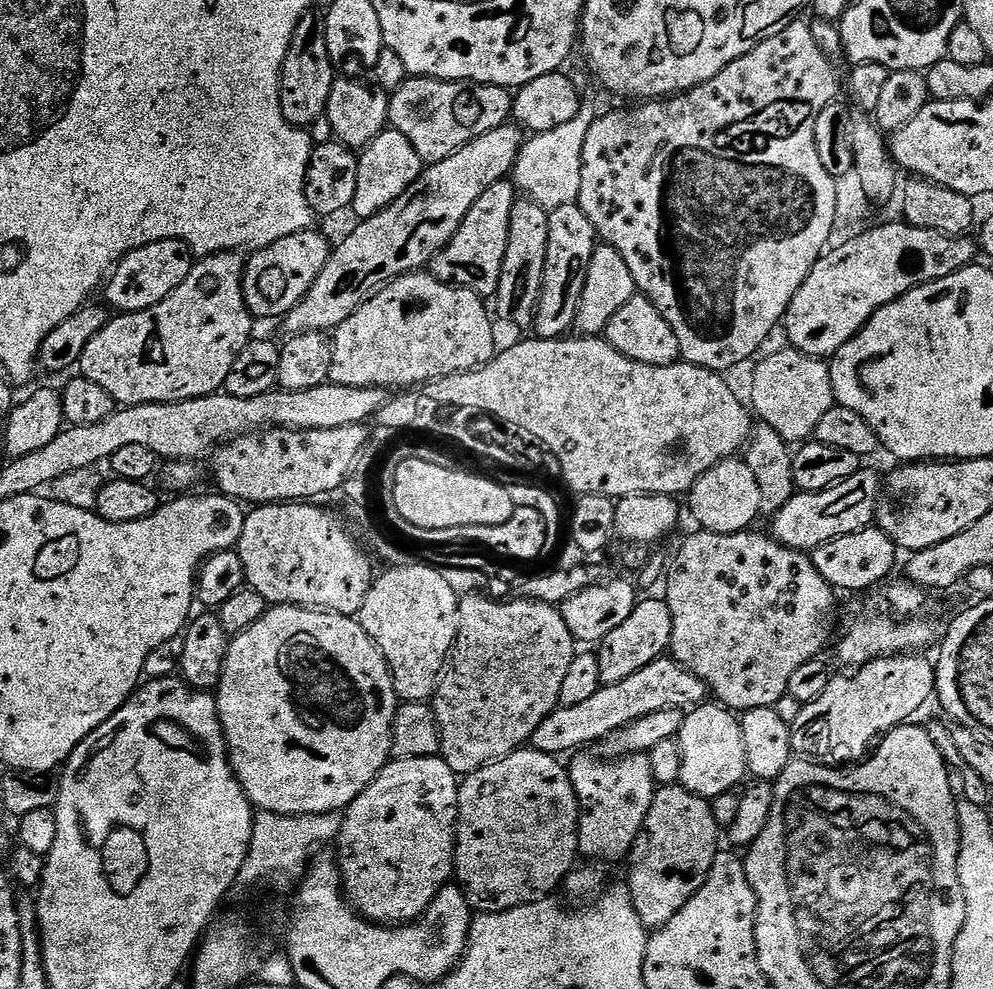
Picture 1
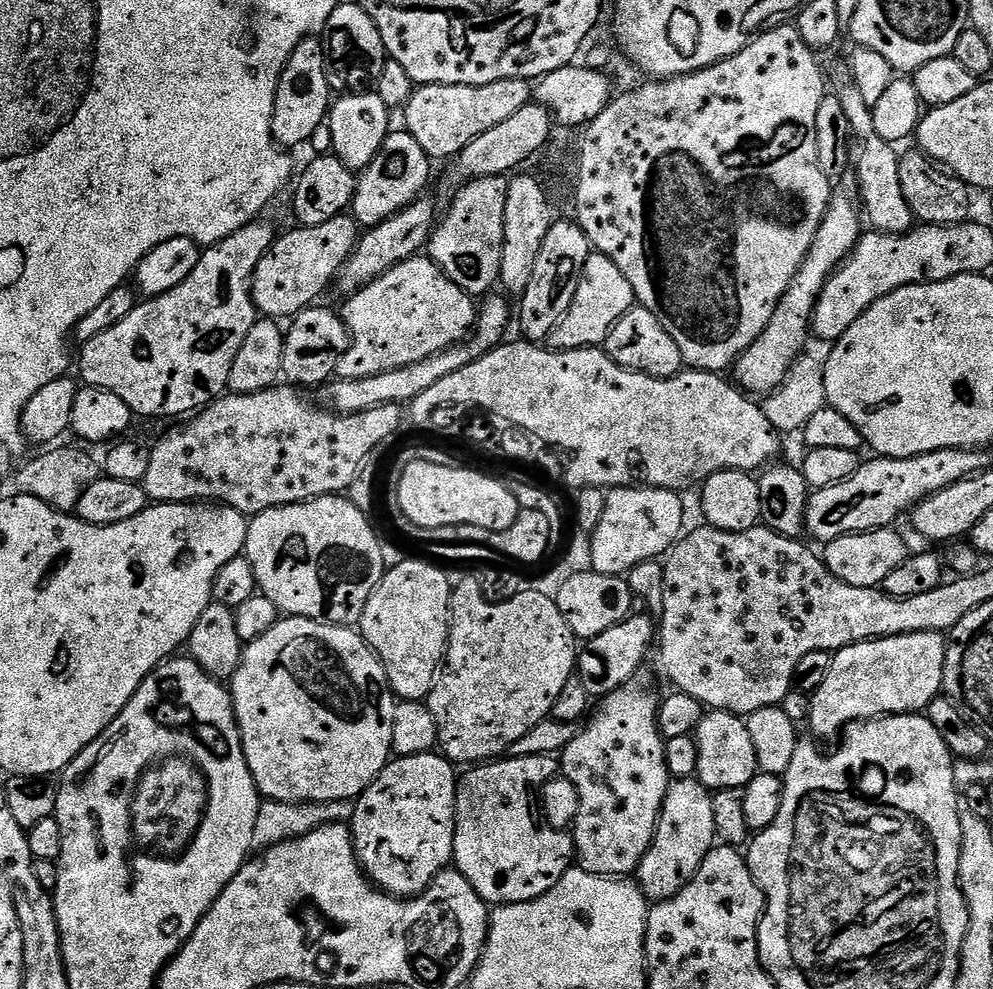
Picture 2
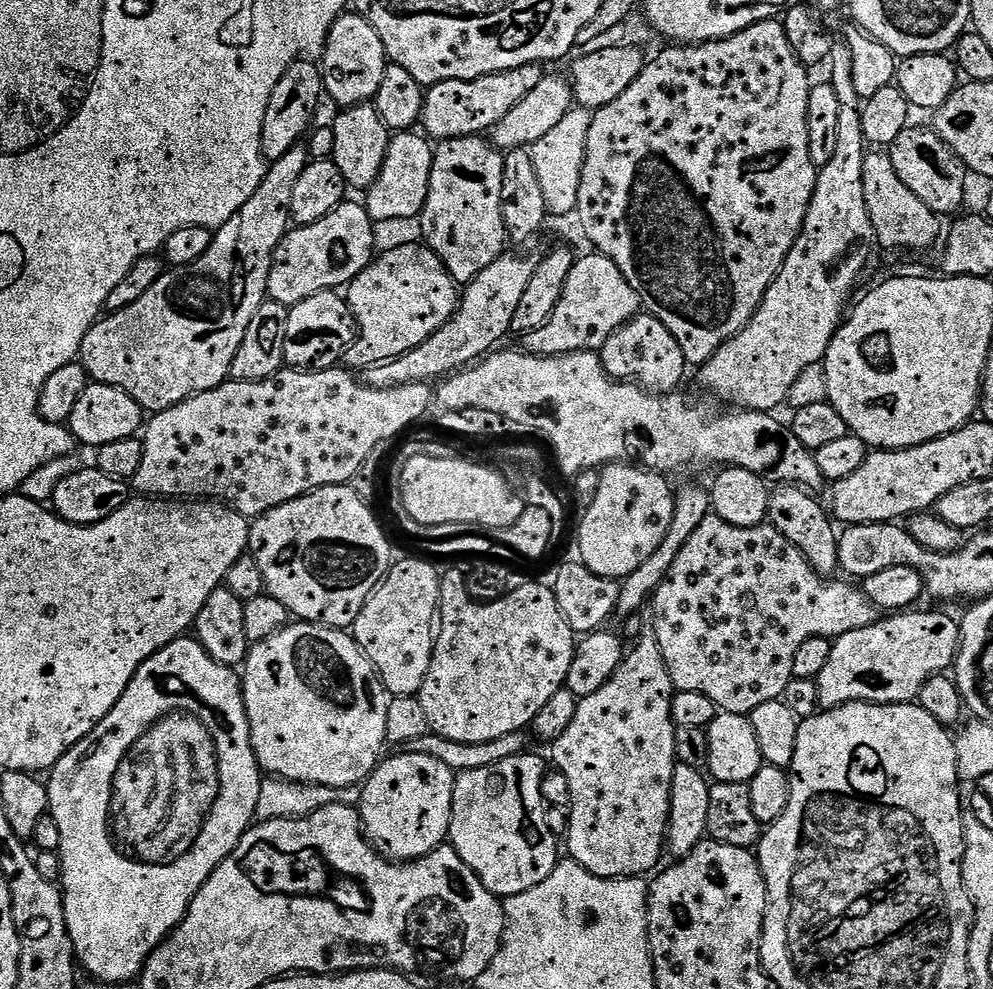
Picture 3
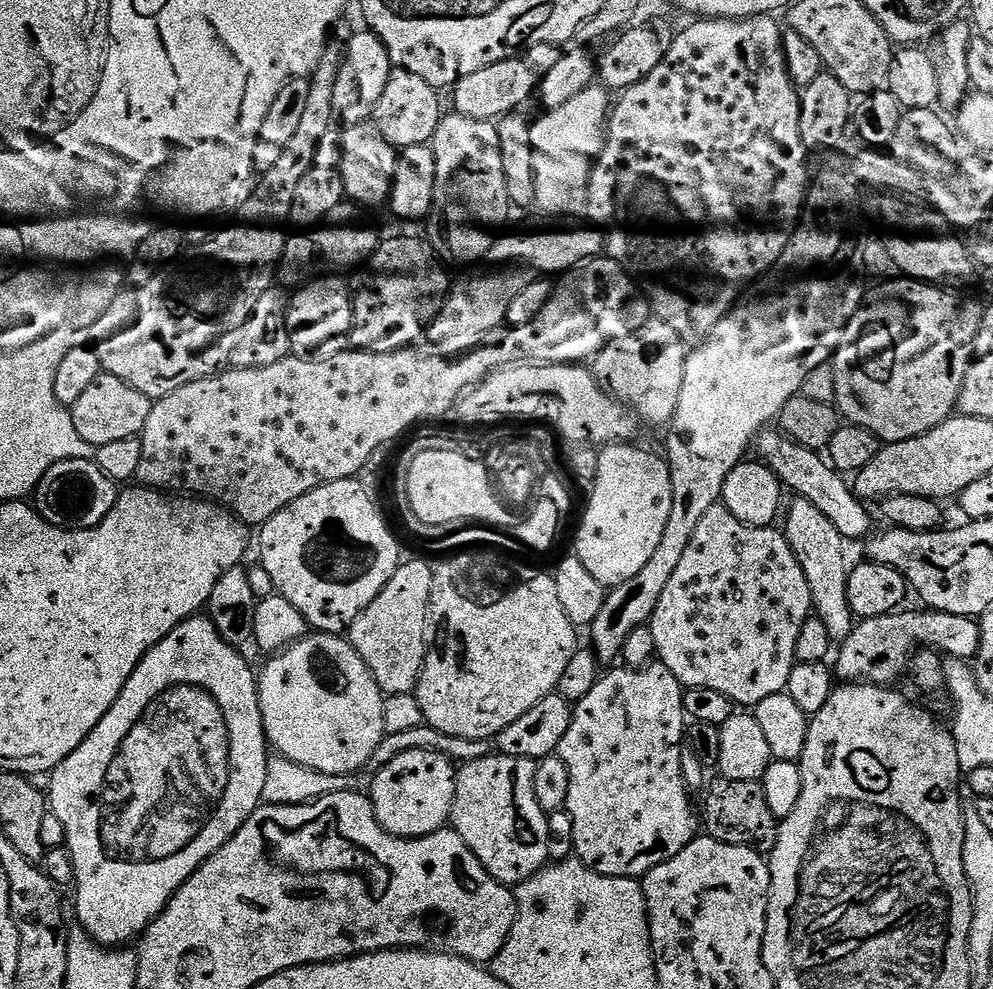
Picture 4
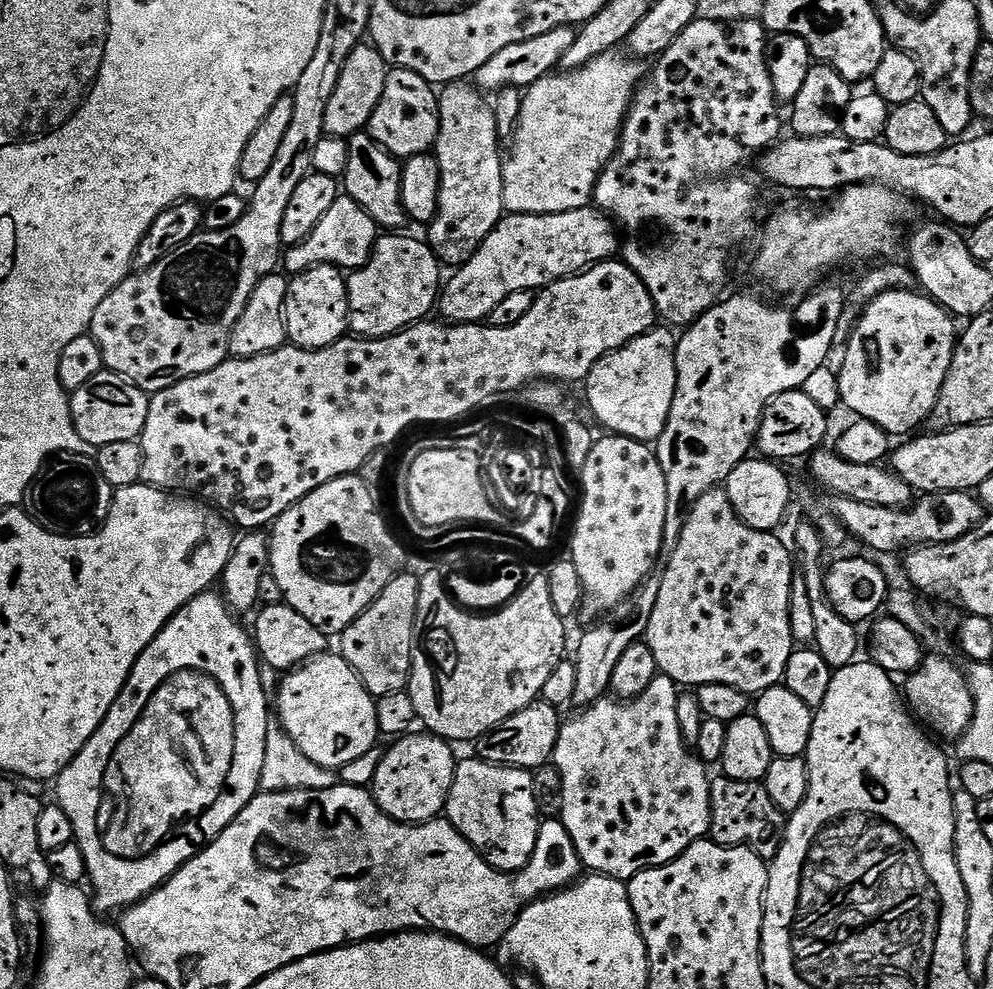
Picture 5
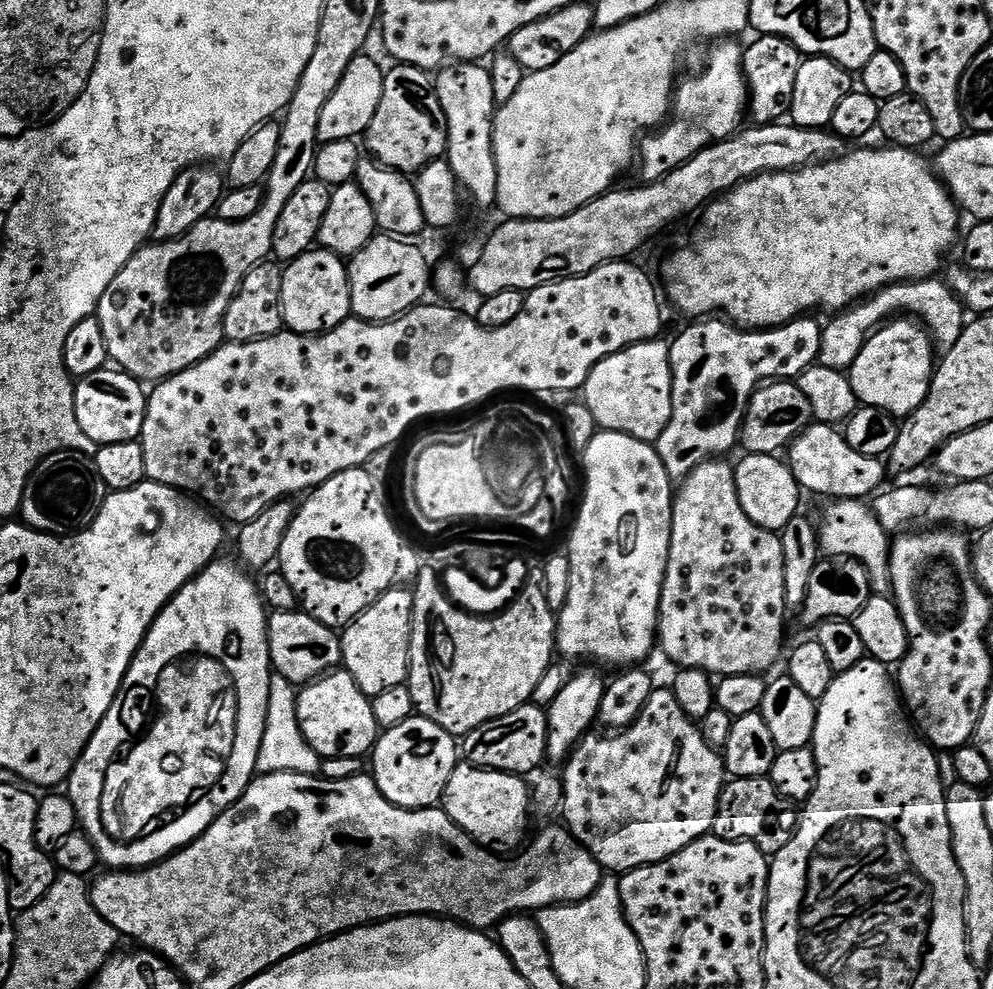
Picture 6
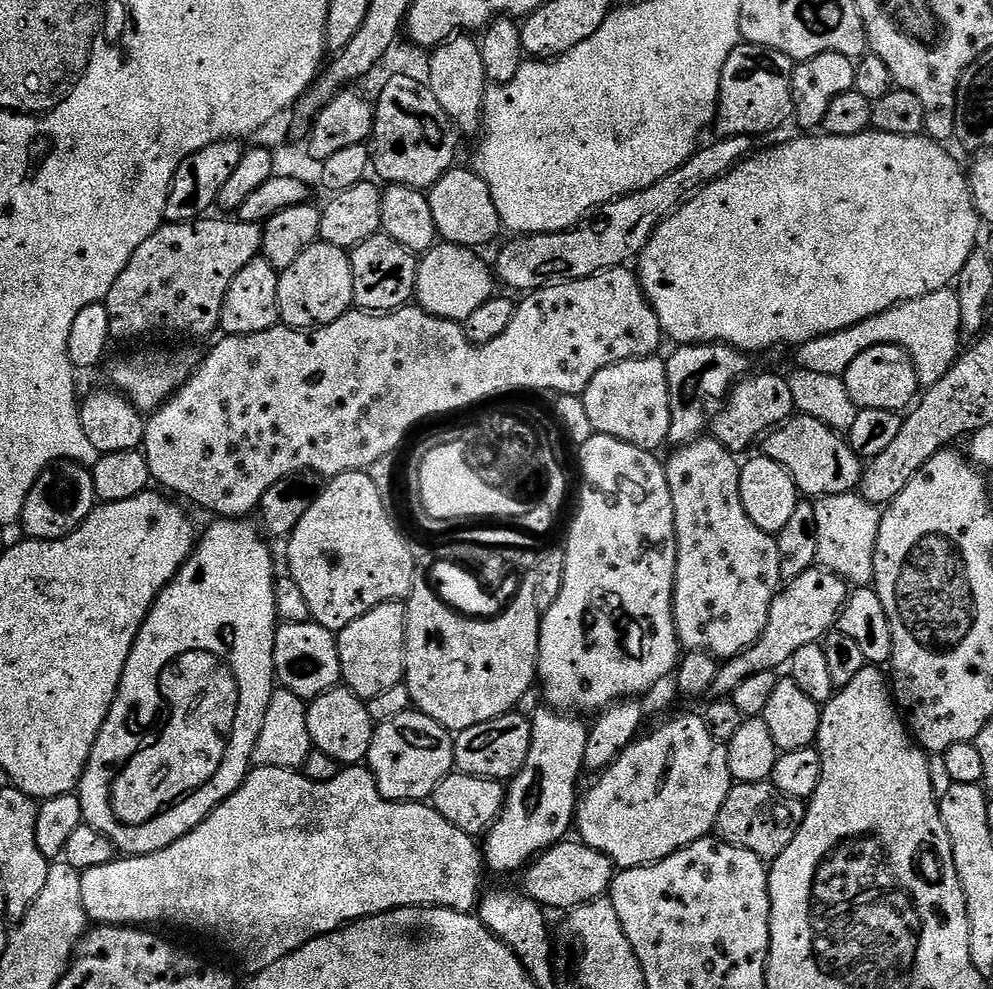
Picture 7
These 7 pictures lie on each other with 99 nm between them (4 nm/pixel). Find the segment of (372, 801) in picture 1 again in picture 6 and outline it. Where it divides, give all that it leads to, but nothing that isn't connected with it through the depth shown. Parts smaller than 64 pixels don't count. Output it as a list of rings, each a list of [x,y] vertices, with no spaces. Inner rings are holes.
[[[413,714],[406,722],[402,722],[402,726],[385,728],[379,733],[376,746],[370,753],[371,760],[370,775],[375,780],[378,790],[391,804],[408,809],[435,808],[443,801],[446,782],[450,782],[450,774],[454,774],[456,769],[458,740],[446,730],[442,730],[442,726],[427,720],[425,716]]]

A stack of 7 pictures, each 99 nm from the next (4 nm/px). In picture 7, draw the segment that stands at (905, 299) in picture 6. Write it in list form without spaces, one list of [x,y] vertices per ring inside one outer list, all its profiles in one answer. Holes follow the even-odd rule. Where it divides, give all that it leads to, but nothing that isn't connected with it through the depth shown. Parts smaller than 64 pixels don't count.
[[[951,287],[943,288],[934,294],[896,304],[890,310],[874,318],[866,318],[866,322],[858,322],[846,330],[819,336],[799,345],[795,349],[794,364],[796,368],[811,370],[813,374],[843,377],[844,371],[850,366],[850,362],[854,362],[854,358],[858,358],[858,354],[874,346],[889,344],[898,346],[914,362],[914,374],[920,387],[927,390],[930,386],[942,382],[942,378],[946,378],[962,351],[960,318],[961,310],[955,291]]]

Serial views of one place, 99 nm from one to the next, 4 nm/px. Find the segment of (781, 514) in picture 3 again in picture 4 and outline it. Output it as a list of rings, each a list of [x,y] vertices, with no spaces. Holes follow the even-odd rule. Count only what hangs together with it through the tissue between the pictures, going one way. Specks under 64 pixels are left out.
[[[793,499],[793,504],[786,508],[782,520],[782,531],[790,542],[790,550],[794,550],[794,558],[798,558],[798,566],[802,566],[802,574],[806,574],[806,586],[810,586],[810,598],[815,619],[826,626],[827,633],[833,642],[842,642],[850,635],[854,627],[852,607],[848,601],[848,573],[850,563],[844,553],[846,541],[838,529],[826,519],[826,514],[814,506],[814,502]]]

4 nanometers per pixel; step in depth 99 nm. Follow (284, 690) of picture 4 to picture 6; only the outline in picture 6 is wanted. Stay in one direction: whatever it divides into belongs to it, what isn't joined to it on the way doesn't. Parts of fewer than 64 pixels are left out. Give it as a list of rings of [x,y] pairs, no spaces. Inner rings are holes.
[[[343,670],[307,685],[298,695],[298,722],[308,745],[324,760],[330,758],[367,757],[375,748],[378,729],[374,722],[374,710],[369,697],[358,690],[354,678]]]

